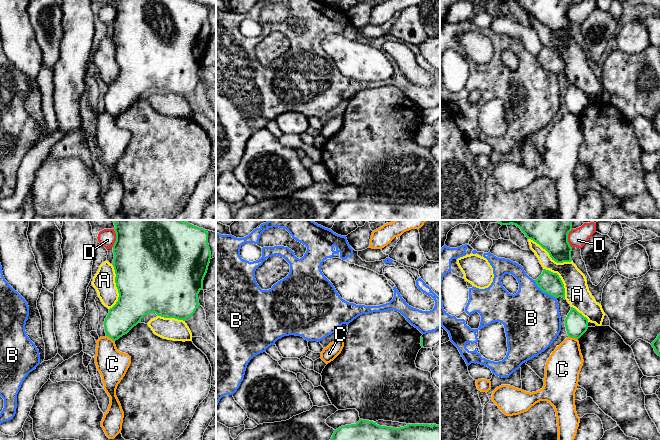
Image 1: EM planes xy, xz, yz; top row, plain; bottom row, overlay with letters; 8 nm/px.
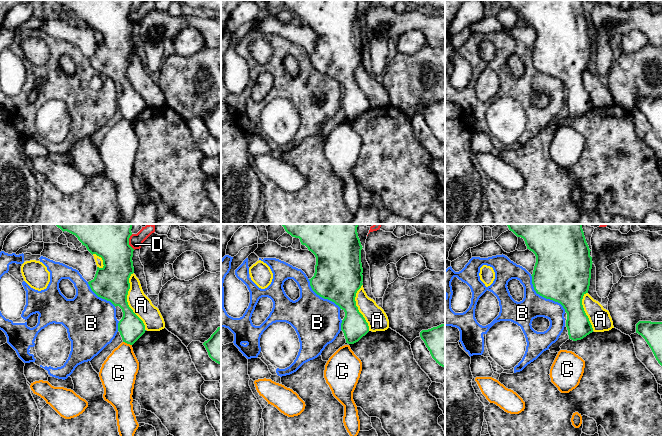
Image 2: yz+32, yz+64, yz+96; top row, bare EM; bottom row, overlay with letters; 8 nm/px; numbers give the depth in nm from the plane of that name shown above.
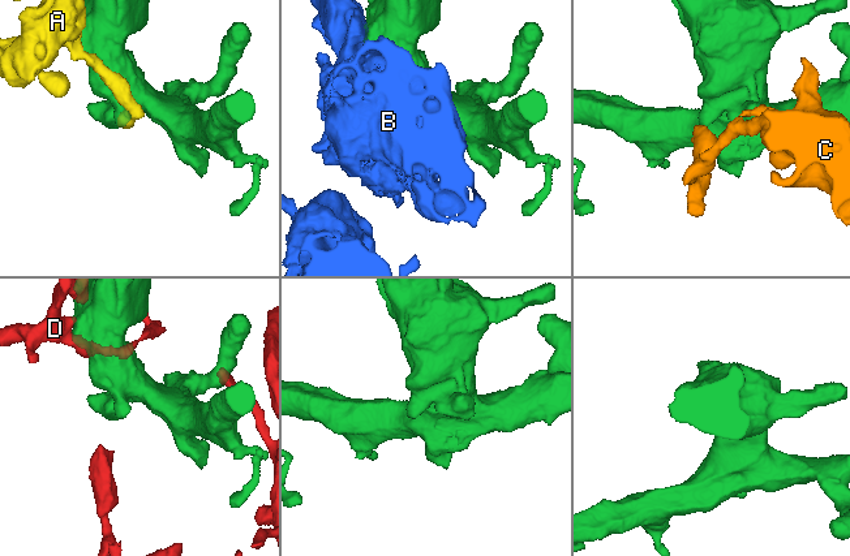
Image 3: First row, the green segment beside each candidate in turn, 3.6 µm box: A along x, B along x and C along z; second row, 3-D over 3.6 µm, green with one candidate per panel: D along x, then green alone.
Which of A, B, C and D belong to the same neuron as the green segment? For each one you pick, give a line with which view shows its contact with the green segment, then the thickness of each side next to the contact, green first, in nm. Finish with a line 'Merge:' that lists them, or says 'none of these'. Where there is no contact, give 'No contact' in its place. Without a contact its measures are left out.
Merge: none of these

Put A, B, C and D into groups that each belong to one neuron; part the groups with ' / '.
A / B / C / D

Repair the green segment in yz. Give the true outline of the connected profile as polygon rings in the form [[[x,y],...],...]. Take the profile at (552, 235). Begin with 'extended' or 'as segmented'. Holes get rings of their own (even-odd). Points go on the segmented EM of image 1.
as segmented | [[[498,220],[501,225],[516,225],[528,239],[545,249],[557,263],[571,262],[568,234],[573,220]]]

